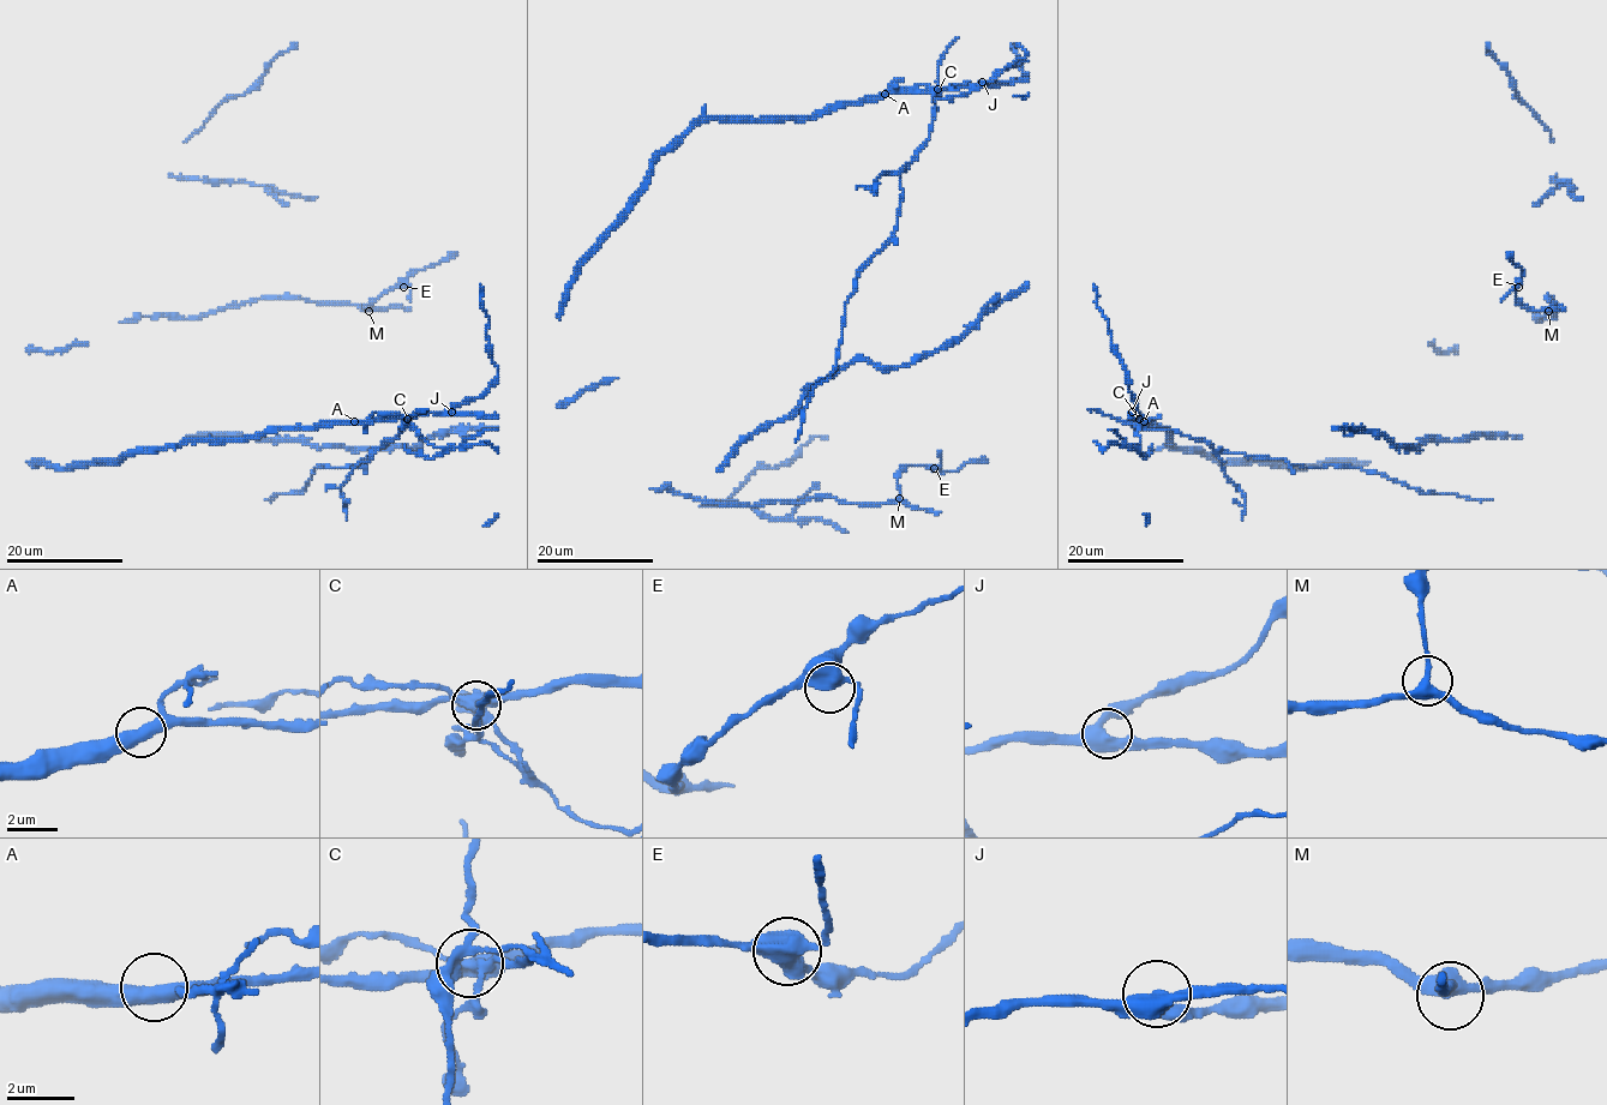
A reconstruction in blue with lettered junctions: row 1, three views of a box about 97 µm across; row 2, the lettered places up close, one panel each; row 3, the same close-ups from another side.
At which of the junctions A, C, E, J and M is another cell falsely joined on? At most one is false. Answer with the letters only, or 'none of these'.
C

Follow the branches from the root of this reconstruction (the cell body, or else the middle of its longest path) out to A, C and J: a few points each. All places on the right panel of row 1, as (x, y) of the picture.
A: (1342, 467), (1303, 468), (1281, 458), (1224, 452), (1173, 431), (1144, 428), (1138, 425), (1141, 418), (1144, 421)
C: (1342, 467), (1327, 464), (1303, 468), (1281, 458), (1224, 452), (1173, 431), (1144, 428), (1138, 425), (1139, 419)
J: (1342, 467), (1327, 464), (1303, 468), (1281, 458), (1224, 452), (1173, 431), (1144, 428), (1132, 412)

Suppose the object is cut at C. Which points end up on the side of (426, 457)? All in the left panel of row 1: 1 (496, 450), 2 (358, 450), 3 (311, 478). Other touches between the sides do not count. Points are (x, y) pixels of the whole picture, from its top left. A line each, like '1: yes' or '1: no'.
1: yes
2: no
3: yes

